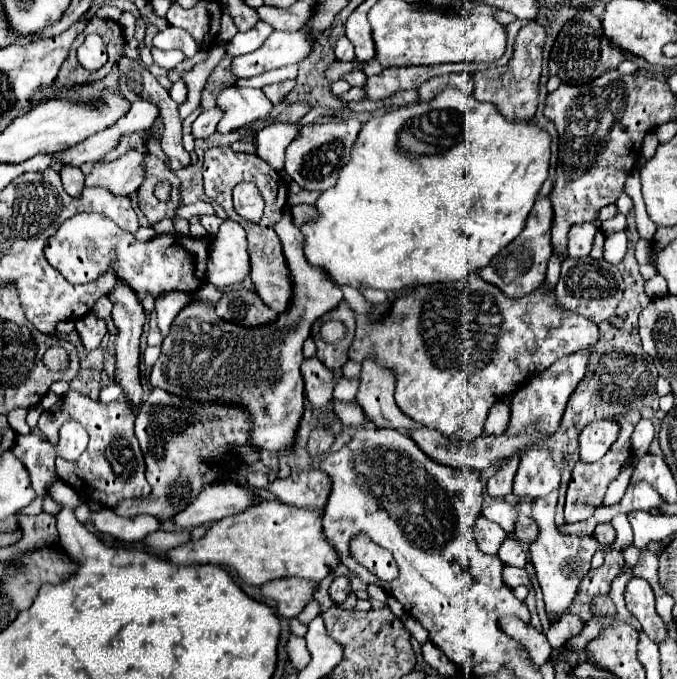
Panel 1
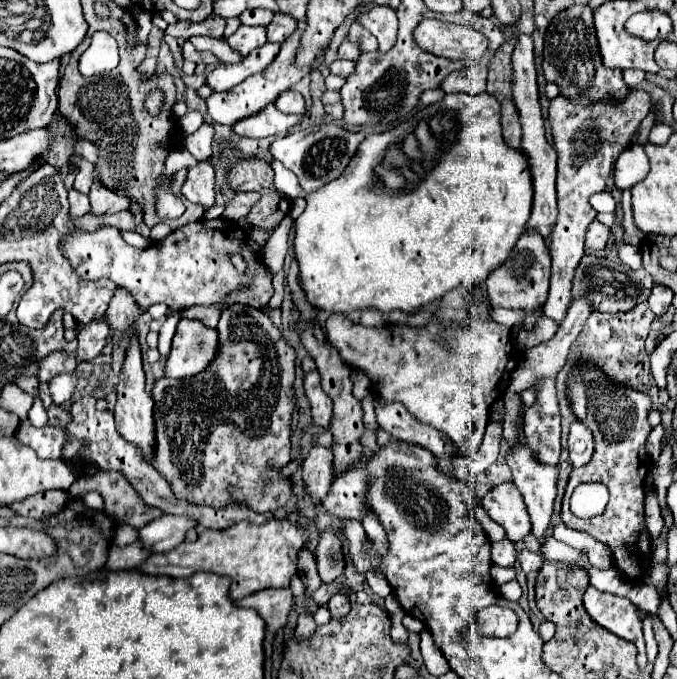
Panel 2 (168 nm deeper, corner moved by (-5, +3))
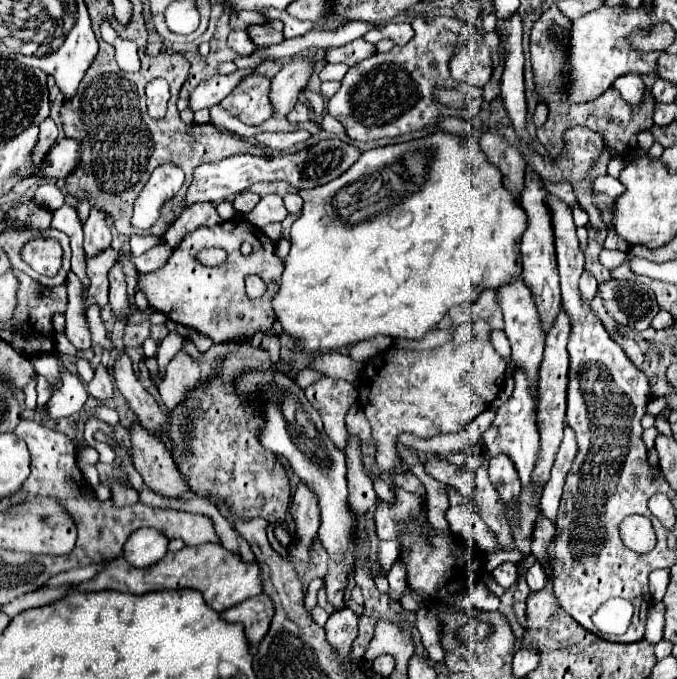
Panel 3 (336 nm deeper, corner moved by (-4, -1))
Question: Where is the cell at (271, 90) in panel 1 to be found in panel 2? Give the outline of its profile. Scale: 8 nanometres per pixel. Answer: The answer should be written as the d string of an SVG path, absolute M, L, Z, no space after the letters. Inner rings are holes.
M289 89L275 99L275 107L285 113L305 113L305 99L299 91Z

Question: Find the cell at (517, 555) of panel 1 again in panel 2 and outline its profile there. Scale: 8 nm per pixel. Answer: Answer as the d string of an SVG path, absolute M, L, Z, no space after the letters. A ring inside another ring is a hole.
M523 549L523 551L519 553L517 561L521 563L523 571L525 571L525 573L529 573L529 571L537 571L537 569L543 565L543 561L545 561L545 559L543 559L541 555L537 555L537 553L531 553L529 549Z

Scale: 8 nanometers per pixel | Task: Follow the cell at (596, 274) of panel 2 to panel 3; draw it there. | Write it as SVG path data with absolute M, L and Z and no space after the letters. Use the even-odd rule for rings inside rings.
M608 279L606 283L600 283L598 289L604 299L606 311L610 311L618 325L644 331L652 325L654 315L660 311L656 297L652 295L648 285L636 281L620 283L616 279Z

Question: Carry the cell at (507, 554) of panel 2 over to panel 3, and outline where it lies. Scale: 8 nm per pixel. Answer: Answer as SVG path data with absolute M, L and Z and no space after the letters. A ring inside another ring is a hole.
M502 563L492 571L492 577L498 585L502 585L504 589L510 589L518 579L518 569L514 563Z

